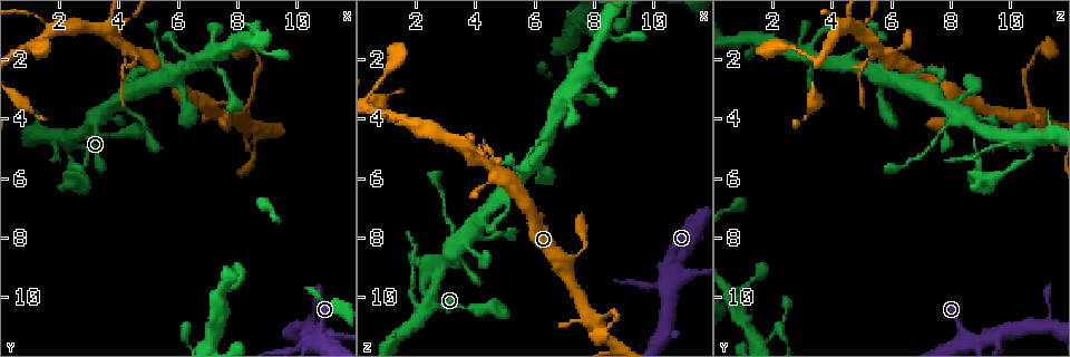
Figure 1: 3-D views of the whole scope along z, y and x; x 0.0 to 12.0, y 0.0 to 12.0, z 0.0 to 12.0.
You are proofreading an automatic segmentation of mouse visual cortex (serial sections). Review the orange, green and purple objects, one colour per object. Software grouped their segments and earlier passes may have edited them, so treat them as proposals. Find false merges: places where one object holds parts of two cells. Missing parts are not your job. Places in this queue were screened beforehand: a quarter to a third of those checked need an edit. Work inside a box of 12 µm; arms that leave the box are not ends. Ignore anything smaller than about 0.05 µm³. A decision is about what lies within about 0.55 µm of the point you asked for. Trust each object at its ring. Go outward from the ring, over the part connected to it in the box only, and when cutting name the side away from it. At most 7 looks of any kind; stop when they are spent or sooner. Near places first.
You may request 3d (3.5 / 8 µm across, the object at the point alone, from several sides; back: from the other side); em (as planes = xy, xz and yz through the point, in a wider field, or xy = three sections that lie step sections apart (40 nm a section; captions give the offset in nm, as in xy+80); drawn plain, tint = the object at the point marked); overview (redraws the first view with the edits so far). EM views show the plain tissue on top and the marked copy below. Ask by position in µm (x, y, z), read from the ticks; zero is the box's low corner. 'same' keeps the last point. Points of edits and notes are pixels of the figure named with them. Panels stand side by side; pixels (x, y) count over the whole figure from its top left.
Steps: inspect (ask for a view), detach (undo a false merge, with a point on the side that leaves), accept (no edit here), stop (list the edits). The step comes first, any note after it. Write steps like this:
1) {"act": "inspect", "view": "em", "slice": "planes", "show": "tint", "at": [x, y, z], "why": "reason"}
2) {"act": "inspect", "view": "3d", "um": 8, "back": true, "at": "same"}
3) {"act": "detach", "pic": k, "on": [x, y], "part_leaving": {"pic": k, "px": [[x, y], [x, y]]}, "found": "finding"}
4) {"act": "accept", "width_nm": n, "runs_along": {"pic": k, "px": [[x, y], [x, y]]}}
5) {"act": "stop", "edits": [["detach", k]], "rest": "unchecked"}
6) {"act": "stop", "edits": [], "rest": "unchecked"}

{"act": "inspect", "view": "3d", "um": 3.5, "at": [3.2, 4.4, 7.7], "why": "sudden change in width"}

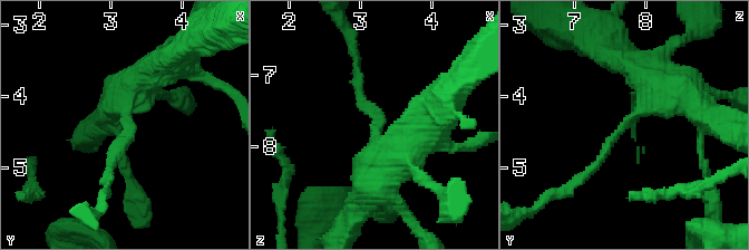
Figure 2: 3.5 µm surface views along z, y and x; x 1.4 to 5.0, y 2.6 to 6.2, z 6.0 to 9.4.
{"act": "inspect", "view": "em", "slice": "xy", "step": 5, "show": "tint", "at": [3.20, 4.40, 7.70], "arm_widths_nm": [150, 500], "why": "now the EM"}

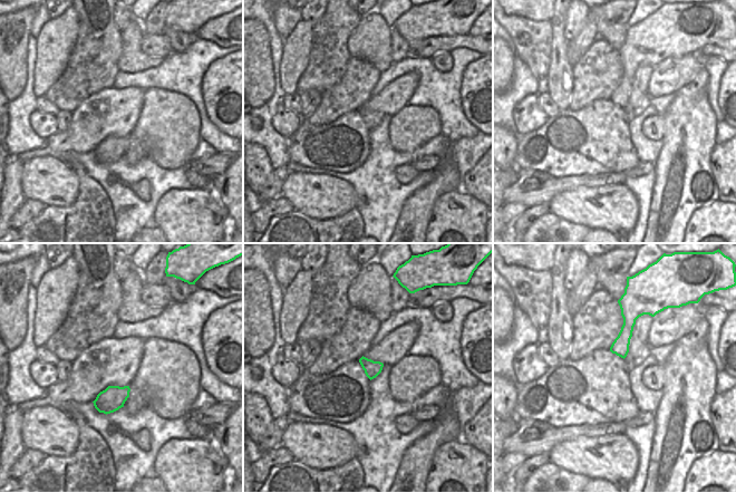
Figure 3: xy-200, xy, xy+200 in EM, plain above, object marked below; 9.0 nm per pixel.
{"act": "accept", "runs_along": {"pic": 2, "px": [[678, 89], [667, 86], [641, 107], [579, 182]]}, "found": "continuous, no second cell"}

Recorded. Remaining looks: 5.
{"act": "inspect", "view": "3d", "um": 3.5, "at": [8.5, 3.3, 10.6], "why": "sudden change in width"}

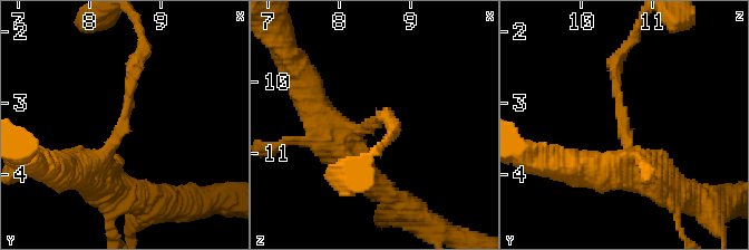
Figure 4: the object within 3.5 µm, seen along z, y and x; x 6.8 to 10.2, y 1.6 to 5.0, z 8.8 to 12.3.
{"act": "inspect", "view": "em", "slice": "xy", "step": 1, "show": "tint", "at": [8.50, 3.25, 10.60], "arm_widths_nm": [150, 400], "why": "need the tissue"}

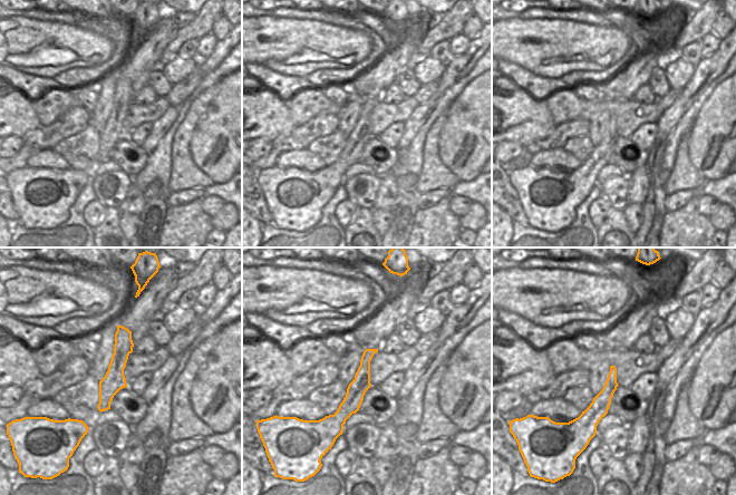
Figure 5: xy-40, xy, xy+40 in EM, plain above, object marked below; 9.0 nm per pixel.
{"act": "inspect", "view": "em", "slice": "xy", "step": 3, "show": "tint", "at": "same"}

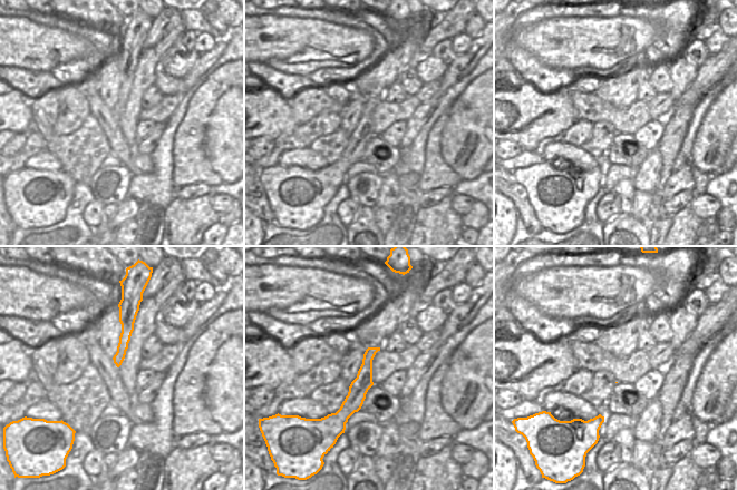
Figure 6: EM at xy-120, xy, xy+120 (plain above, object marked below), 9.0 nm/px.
{"act": "accept", "runs_along": {"pic": 4, "px": [[71, 169], [116, 137], [139, 51]]}, "found": "continuous, no second cell"}

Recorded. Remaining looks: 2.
{"act": "inspect", "view": "3d", "um": 3.5, "at": [2.0, 4.7, 10.1]}

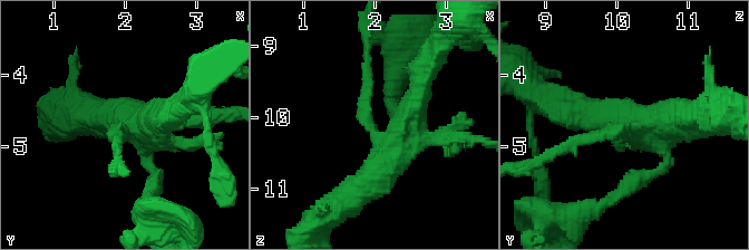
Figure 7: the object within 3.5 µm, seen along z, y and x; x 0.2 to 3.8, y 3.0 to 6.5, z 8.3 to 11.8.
{"act": "inspect", "view": "em", "slice": "xy", "step": 5, "show": "tint", "at": [1.90, 4.70, 10.10]}

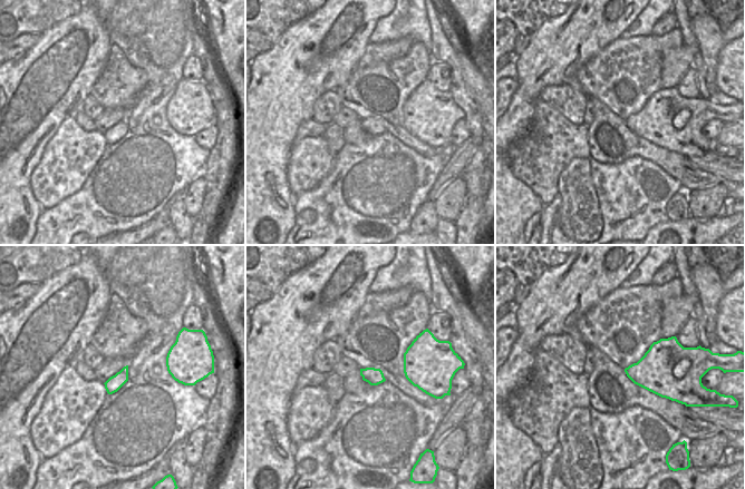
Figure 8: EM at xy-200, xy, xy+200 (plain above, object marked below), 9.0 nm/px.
{"act": "detach", "pic": 7, "on": [589, 137], "found": "two cells meet here"}

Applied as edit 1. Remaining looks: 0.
{"act": "stop", "edits": [["detach", 7]], "rest": "unchecked"}

